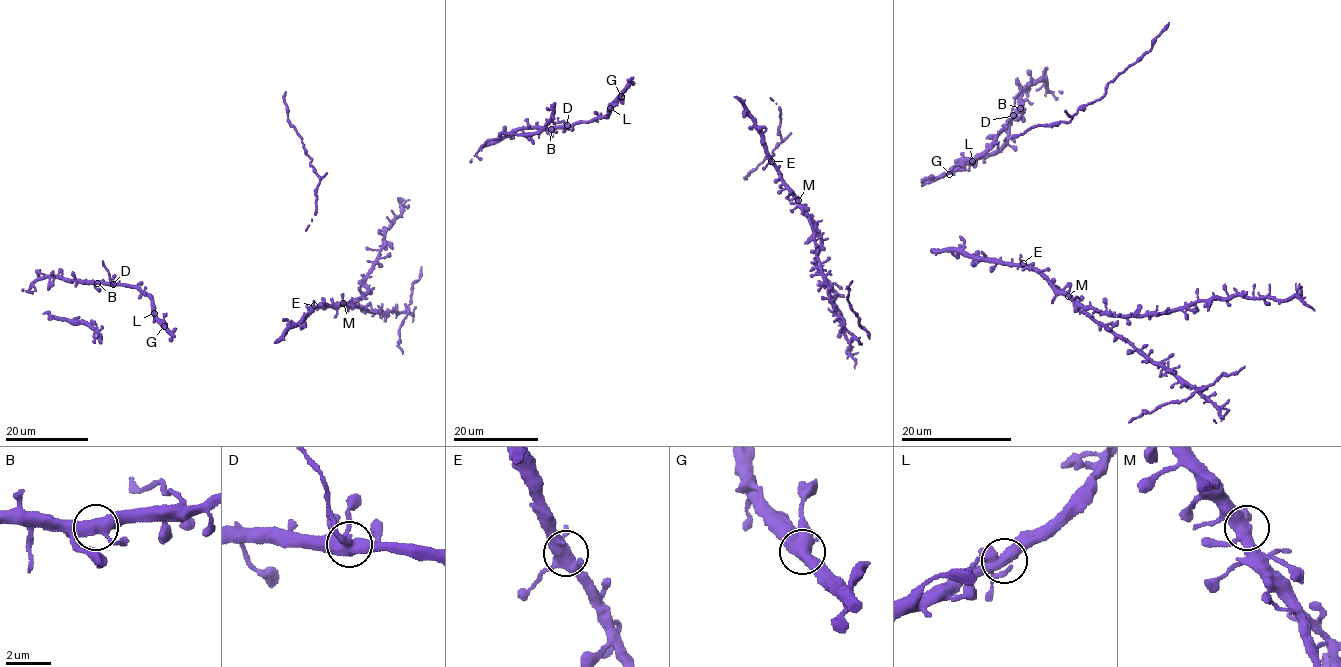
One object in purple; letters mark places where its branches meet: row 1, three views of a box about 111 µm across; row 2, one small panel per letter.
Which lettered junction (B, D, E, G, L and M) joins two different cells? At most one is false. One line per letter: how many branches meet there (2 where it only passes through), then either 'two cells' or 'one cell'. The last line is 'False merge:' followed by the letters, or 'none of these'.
B: 4 branches meet; one cell
D: 5 branches meet; two cells
E: 5 branches meet; one cell
G: 4 branches meet; one cell
L: 4 branches meet; one cell
M: 4 branches meet; one cell
False merge: D

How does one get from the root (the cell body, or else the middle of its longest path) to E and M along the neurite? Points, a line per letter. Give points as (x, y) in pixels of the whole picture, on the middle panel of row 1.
E: (734, 97), (742, 103), (751, 118), (771, 161)
M: (734, 97), (742, 103), (751, 118), (769, 161), (798, 200)

